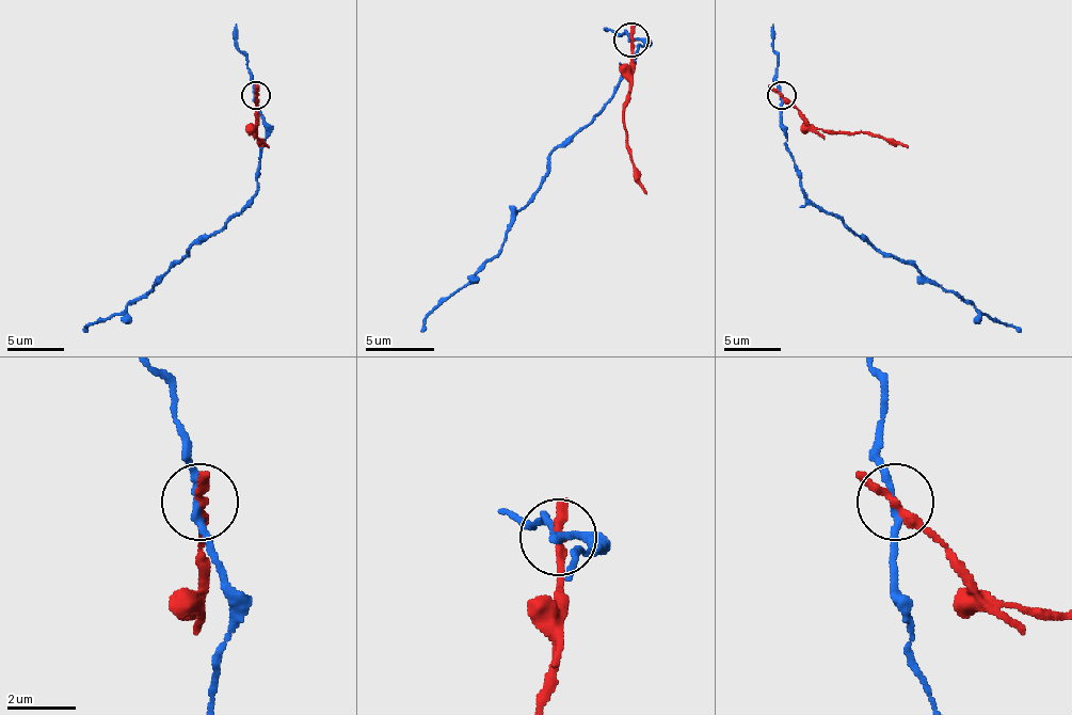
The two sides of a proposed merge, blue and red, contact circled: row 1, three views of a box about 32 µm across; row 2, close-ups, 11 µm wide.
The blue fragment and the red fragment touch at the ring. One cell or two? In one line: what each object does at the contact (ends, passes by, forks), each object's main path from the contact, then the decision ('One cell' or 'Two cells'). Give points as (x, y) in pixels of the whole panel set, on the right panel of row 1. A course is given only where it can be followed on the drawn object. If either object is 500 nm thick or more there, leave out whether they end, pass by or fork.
At the ring blue passes by. At the ring red passes by. Course of blue: (781, 96), (783, 132), (803, 194), (874, 249), (908, 259), (928, 280), (954, 291), (981, 314), (1021, 331). Course of red: (781, 96), (809, 124), (831, 132), (872, 132), (908, 146). Two cells

